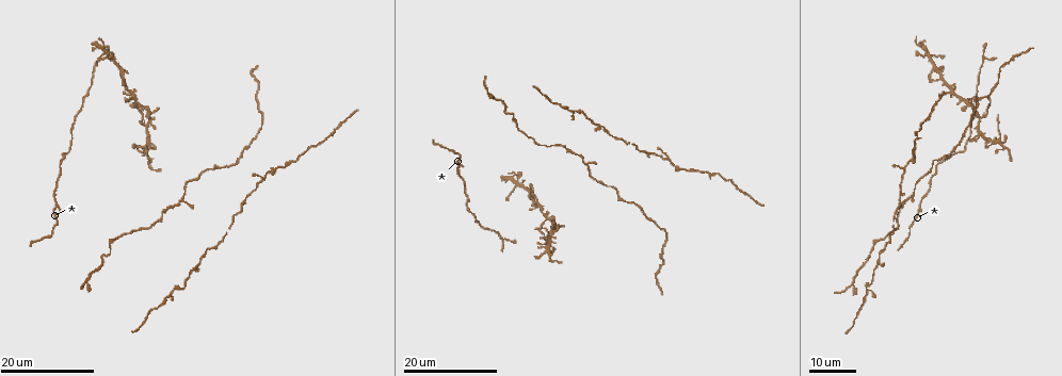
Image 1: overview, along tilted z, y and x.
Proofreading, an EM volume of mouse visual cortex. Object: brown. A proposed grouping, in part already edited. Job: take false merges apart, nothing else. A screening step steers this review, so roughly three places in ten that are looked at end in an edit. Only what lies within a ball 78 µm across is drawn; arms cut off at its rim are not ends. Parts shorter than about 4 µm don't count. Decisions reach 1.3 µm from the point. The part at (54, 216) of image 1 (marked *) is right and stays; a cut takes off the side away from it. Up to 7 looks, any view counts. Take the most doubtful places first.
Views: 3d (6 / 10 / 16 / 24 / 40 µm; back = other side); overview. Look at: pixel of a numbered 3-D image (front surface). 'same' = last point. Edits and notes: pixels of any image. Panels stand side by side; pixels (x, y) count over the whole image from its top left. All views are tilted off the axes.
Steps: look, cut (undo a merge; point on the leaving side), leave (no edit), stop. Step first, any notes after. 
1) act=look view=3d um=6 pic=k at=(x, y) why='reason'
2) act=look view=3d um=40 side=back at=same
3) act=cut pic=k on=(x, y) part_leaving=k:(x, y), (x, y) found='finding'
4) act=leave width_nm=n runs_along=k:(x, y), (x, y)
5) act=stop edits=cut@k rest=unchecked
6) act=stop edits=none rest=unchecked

act=look view=3d um=16 pic=1 at=(980, 116) why='small branch off a trunk'

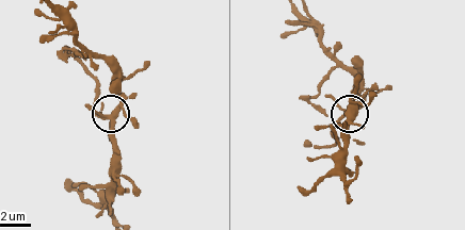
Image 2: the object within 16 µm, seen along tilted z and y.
act=look view=3d um=6 pic=2 at=(106, 117)

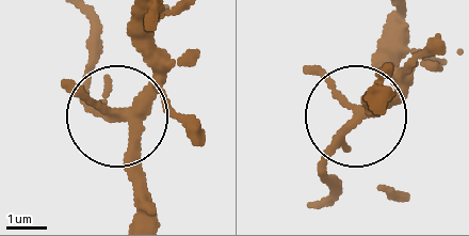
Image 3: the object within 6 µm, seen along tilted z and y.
act=look view=3d um=6 side=back pic=3 at=(119, 114)

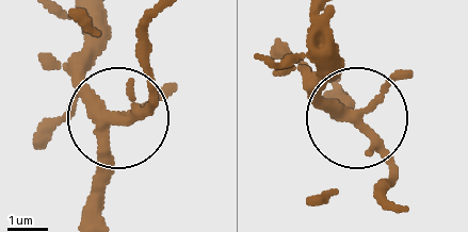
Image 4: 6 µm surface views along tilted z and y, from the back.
act=leave runs_along=4:(335, 47), (321, 94), (380, 154), (387, 184) found='one cell here'

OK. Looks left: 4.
act=look view=3d um=24 pic=1 at=(915, 196) why='arms part here'

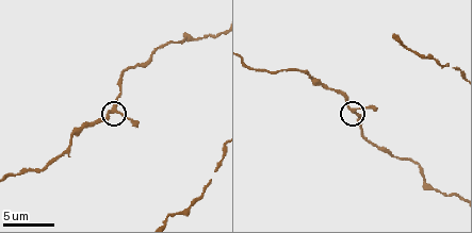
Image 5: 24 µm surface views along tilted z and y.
act=look view=3d um=6 pic=5 at=(354, 111)

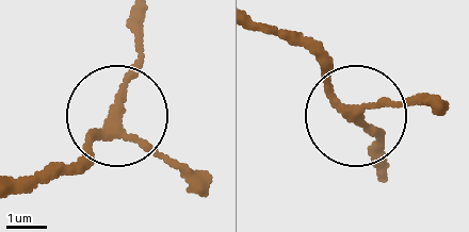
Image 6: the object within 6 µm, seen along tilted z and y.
act=leave runs_along=6:(261, 27), (313, 55), (345, 109), (432, 104) found='one cell here'

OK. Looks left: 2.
act=look view=3d um=10 pic=5 at=(402, 45)

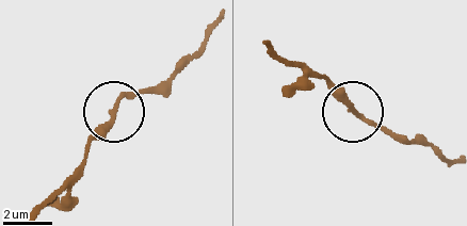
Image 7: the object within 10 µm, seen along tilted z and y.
act=leave found='all the same cell'

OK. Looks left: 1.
act=stop edits=none rest=unchecked

